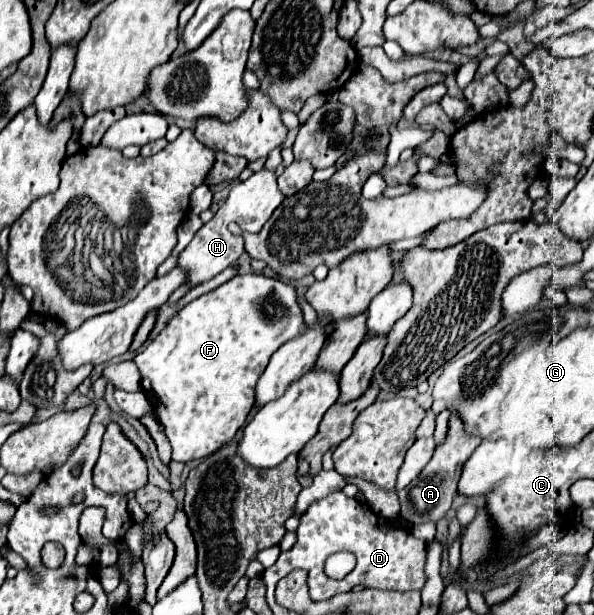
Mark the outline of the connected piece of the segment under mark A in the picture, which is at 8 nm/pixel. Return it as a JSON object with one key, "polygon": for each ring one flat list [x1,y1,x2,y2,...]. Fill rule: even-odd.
{"polygon":[[451,410,447,436,441,444,435,446,431,462,423,468,423,472,409,486,405,486,401,492,397,492,397,496,401,500,401,518,409,520,411,524,437,522,439,518,443,518,447,514,447,510,451,508,453,498,457,496,457,482,459,482,459,476,463,470,463,464,473,454,473,450,481,444,481,440,483,438,479,438,479,436,467,434,463,428,461,416,455,410]]}

